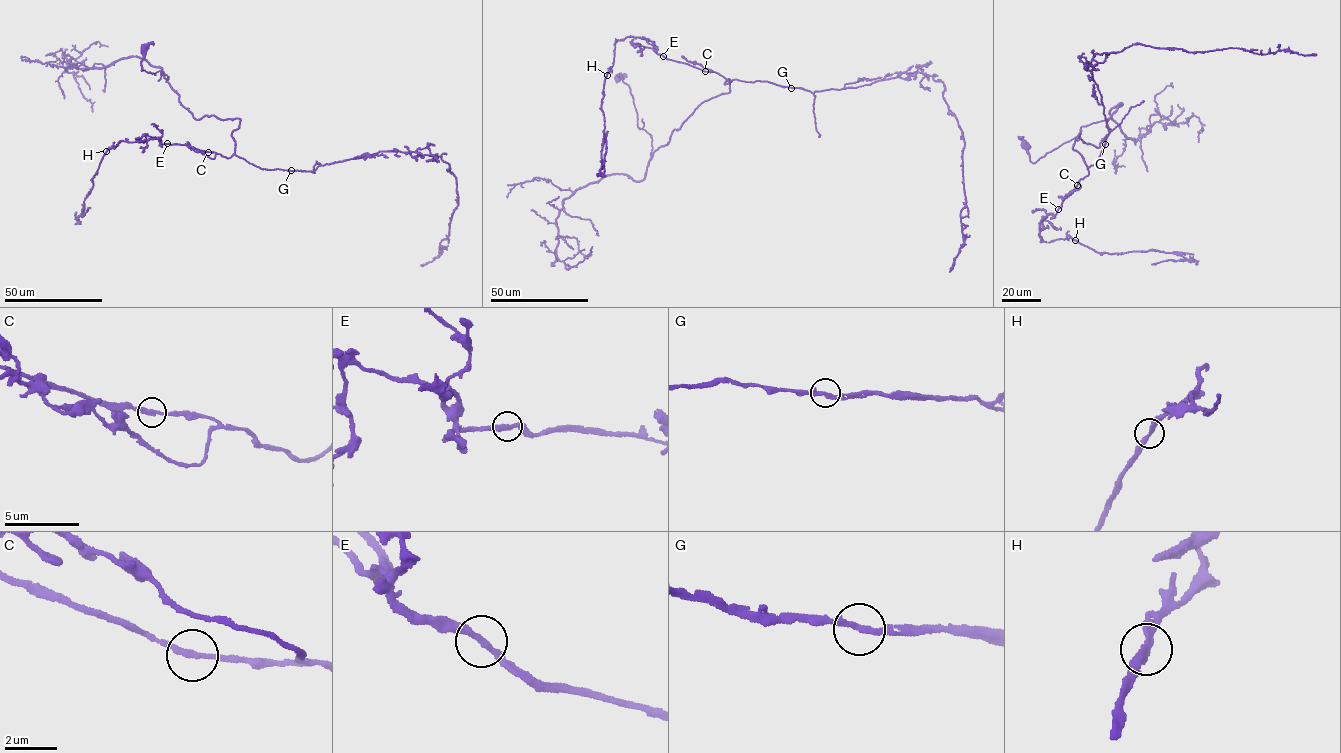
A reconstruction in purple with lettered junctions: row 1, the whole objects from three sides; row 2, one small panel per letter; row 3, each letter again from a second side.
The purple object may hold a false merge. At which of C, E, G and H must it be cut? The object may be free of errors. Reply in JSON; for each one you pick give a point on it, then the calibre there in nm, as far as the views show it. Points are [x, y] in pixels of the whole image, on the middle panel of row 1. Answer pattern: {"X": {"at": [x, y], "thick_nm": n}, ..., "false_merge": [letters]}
{"false_merge": []}

